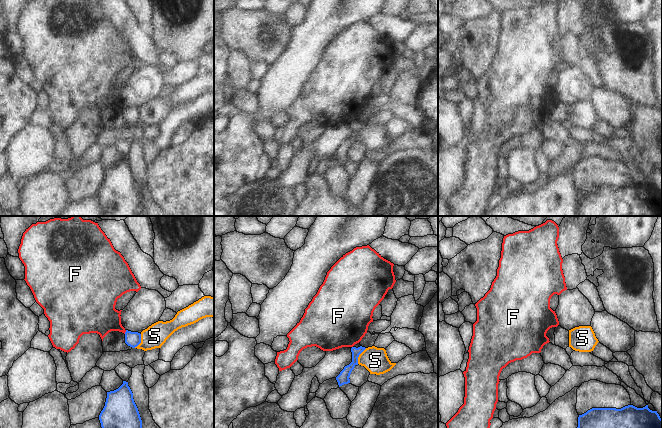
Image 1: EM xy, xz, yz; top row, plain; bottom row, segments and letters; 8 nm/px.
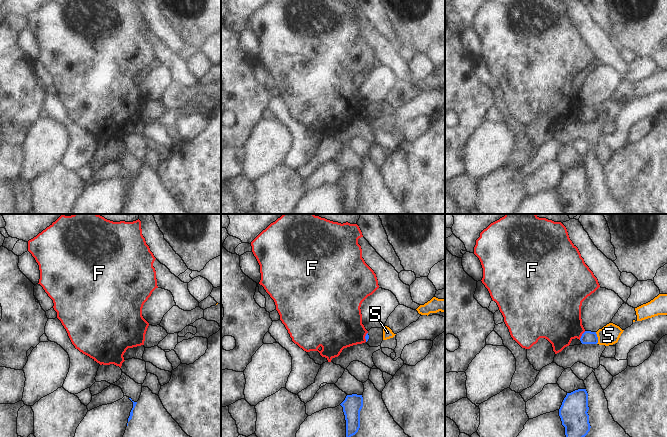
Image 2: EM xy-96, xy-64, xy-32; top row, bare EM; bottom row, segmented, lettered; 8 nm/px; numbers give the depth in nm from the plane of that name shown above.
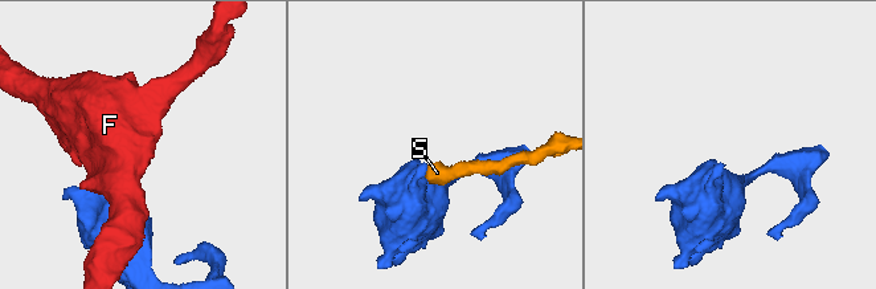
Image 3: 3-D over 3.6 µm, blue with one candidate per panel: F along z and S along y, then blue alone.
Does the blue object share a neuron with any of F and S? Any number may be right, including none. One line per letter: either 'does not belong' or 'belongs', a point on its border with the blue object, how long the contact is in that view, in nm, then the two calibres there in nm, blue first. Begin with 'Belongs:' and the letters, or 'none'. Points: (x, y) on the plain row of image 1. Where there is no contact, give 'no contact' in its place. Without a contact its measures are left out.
Belongs: none
F: does not belong; contact xy (125, 108); length 40 nm; calibres 120 and 280 nm
S: does not belong; contact xz (358, 132); length 150 nm; calibres 100 and 200 nm

